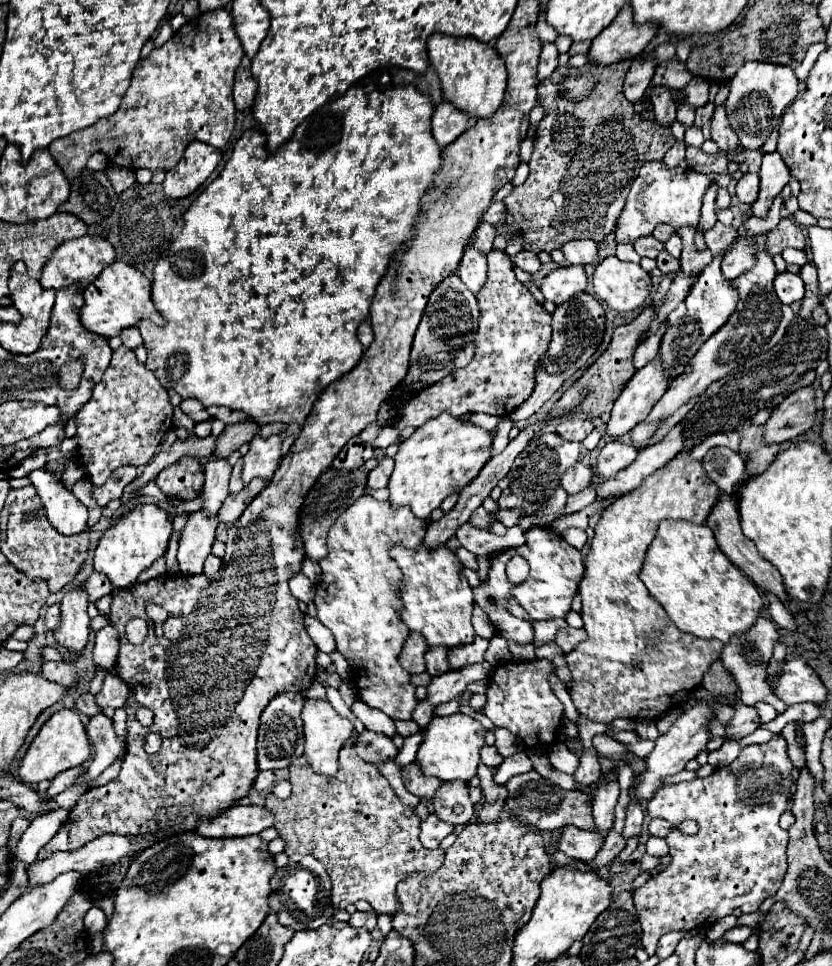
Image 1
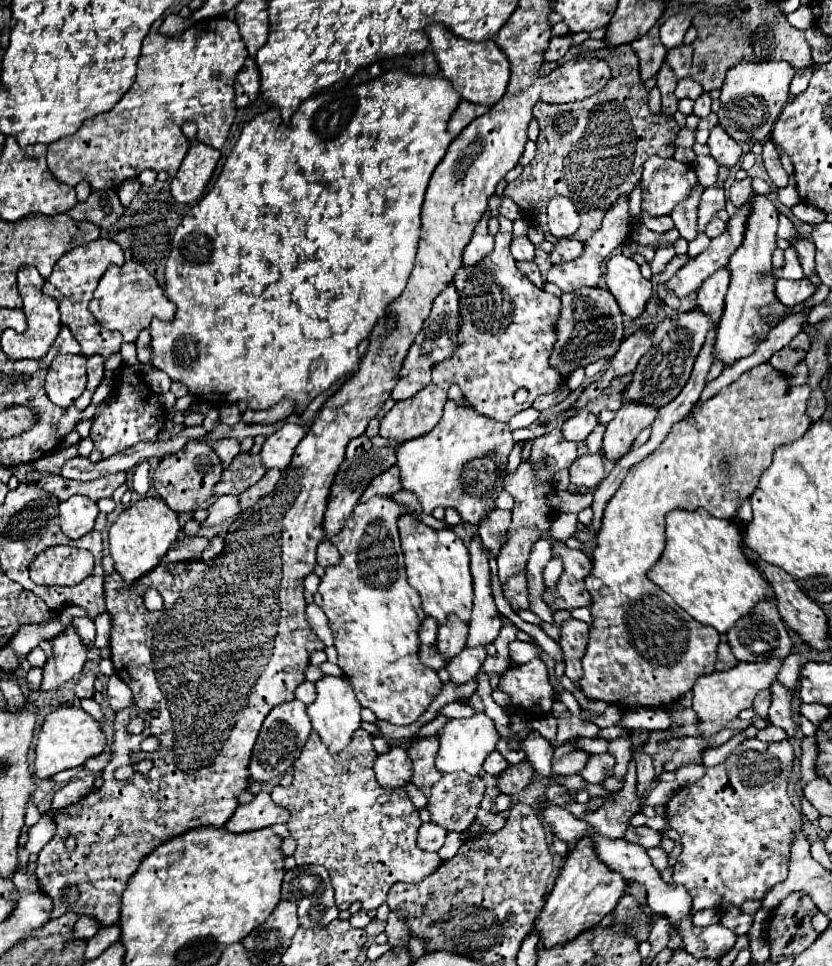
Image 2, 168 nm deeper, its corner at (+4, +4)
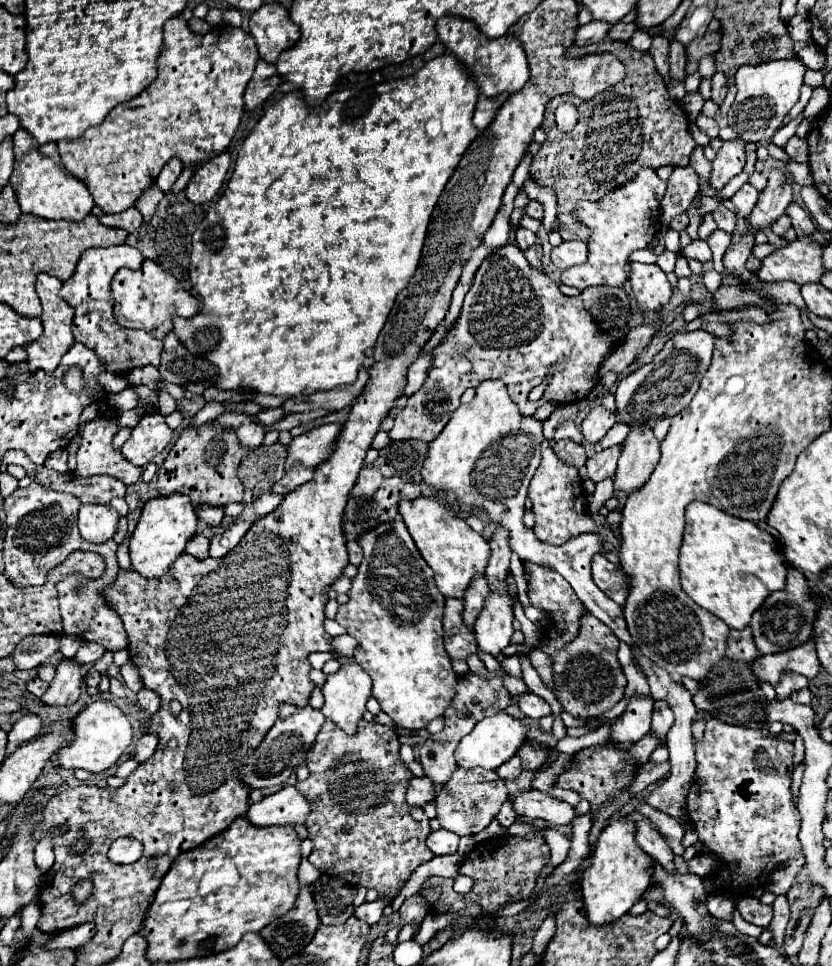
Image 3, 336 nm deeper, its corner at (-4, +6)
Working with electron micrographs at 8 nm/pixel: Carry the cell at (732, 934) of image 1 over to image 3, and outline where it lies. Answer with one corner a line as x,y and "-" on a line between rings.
743,897
737,905
737,909
741,911
743,919
757,925
757,927
767,927
773,919
773,907
771,905
765,905
761,903
759,899
753,899
753,897

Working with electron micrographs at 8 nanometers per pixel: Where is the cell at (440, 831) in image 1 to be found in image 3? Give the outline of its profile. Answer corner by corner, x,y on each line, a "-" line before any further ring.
445,829
433,831
427,837
427,847
433,851
433,855
451,855
459,847
459,835

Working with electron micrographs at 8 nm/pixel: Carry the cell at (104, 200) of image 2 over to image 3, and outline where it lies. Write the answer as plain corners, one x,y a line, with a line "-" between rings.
131,207
131,209
127,209
127,211
119,213
119,215
103,215
103,217
101,217
101,223
107,225
107,227
125,229
125,231
133,233
133,231
137,231
137,227
141,227
143,215
141,215
135,207

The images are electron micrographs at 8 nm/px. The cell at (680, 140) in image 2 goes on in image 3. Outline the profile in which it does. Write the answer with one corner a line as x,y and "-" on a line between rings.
703,113
697,117
697,127
707,135
707,137
717,137
717,133
719,133
719,125
717,125
717,121
713,119
713,117
705,117

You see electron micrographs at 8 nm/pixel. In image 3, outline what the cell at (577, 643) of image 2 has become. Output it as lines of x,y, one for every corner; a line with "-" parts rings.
589,613
581,617
579,635
571,643
567,643
565,649
561,649
557,655
551,657
555,695
563,705
565,713
583,719
599,717
601,713
605,713
623,699
627,679
617,661
617,649
619,639
605,623
601,623

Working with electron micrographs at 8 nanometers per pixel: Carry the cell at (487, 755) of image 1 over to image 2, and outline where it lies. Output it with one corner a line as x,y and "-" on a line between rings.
493,751
489,755
489,759
485,759
485,763
483,763
483,771
489,773
489,775
499,775
499,773
503,773
507,769
507,765
509,763
505,761
505,757
499,751

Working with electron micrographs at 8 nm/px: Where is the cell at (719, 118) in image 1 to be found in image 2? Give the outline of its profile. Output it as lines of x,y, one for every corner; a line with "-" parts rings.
719,125
711,127
707,145
711,149
711,155
717,159
717,163
727,165
727,167
735,167
743,155
741,145
735,139
731,139

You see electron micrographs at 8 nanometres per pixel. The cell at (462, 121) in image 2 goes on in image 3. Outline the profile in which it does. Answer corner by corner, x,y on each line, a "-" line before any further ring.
501,93
497,97
485,97
485,95
479,95
479,101
477,101
477,109
475,109
475,117
473,117
473,123
479,131
485,131
489,127
489,123
493,123
495,119
495,113
501,109
501,105
507,101
509,95

